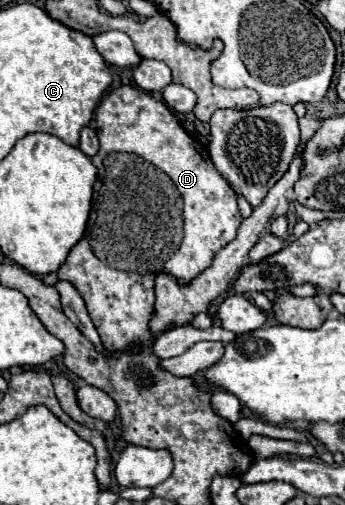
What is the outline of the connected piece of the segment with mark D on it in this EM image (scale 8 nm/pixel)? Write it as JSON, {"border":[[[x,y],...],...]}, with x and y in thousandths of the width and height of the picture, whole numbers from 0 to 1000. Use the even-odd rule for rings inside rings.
{"border":[[[348,168],[290,200],[278,251],[290,299],[267,311],[284,335],[261,426],[272,434],[261,434],[238,473],[203,493],[168,533],[168,549],[214,560],[249,596],[296,683],[313,695],[336,695],[383,679],[441,679],[429,632],[446,616],[446,545],[493,541],[522,560],[562,552],[609,529],[626,497],[684,469],[701,426],[678,374],[638,350],[603,299],[528,251],[510,224],[475,200],[446,196],[400,172]]]}

